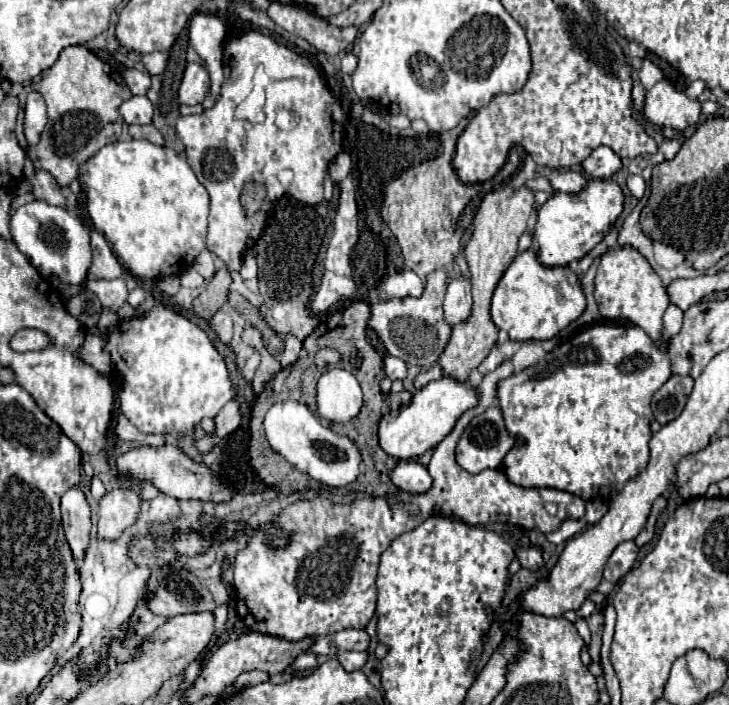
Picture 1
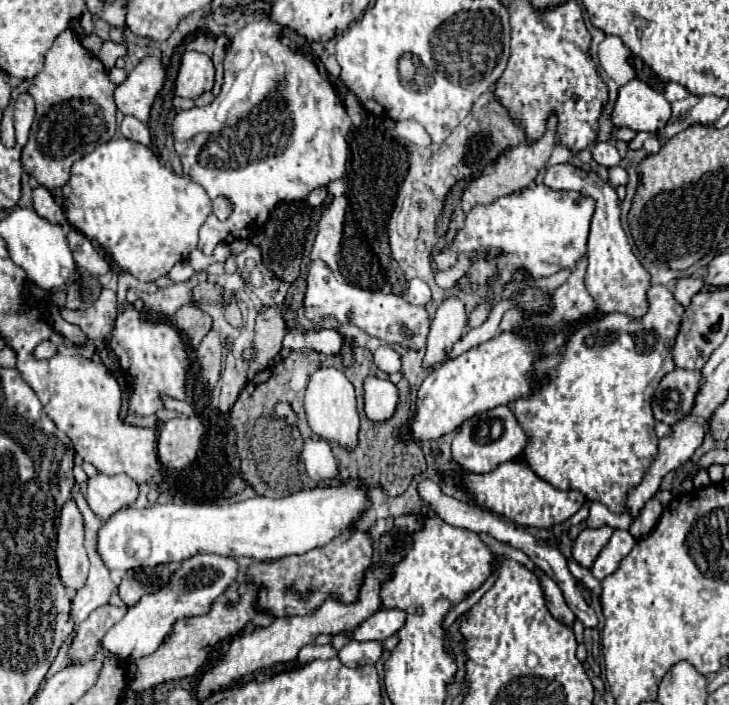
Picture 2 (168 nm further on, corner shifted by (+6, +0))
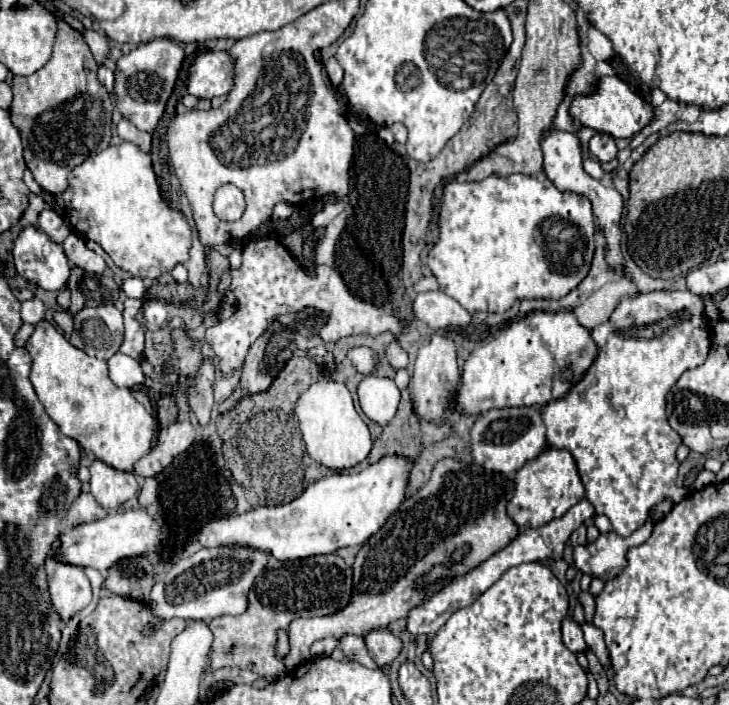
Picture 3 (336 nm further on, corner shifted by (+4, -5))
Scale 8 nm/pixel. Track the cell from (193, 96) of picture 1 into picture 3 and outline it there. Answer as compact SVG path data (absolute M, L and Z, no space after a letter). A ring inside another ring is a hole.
M206 51L200 53L188 79L188 93L200 99L212 99L230 93L234 85L234 57L228 51Z

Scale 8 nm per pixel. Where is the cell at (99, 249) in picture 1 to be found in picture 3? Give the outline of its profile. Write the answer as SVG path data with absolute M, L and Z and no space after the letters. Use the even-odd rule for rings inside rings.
M70 233L66 237L66 241L62 243L62 247L64 247L68 261L72 261L72 265L84 269L86 273L102 273L106 269L104 259L100 255L96 255L92 249L88 249L86 243L78 235Z

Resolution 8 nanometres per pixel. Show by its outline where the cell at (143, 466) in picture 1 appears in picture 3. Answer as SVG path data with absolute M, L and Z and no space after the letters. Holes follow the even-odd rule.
M40 321L36 325L36 331L32 333L32 337L26 343L26 349L30 351L32 361L34 361L30 381L36 389L40 403L44 405L46 413L52 417L52 421L58 423L60 431L64 435L76 439L80 443L80 447L86 453L94 455L96 459L112 465L114 469L132 471L134 463L152 449L152 435L156 429L156 419L144 409L142 403L138 403L132 397L130 389L118 387L110 381L106 361L88 357L82 349L76 349L74 345L70 345L66 341L66 337L62 333L58 333L58 329L54 325L50 325L48 321Z

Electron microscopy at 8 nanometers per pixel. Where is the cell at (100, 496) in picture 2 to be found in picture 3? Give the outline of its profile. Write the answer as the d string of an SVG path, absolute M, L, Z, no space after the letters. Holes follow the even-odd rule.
M92 461L90 465L90 491L96 501L106 509L114 511L132 495L138 493L138 483L134 473L112 469L104 461Z

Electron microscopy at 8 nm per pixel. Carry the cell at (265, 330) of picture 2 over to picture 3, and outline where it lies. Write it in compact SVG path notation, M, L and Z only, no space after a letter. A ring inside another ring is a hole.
M266 331L248 351L248 357L244 361L244 367L242 367L242 377L240 377L240 383L236 385L234 393L218 407L220 413L224 411L230 411L240 399L248 397L248 395L254 395L254 393L262 393L270 387L270 383L274 381L274 377L266 371L262 371L262 357L264 357L264 349L266 349L266 343L270 339L270 331Z

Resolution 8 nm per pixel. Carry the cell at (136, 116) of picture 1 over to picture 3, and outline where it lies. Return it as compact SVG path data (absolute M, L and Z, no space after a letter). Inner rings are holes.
M156 39L150 43L138 45L130 53L122 55L116 61L116 71L114 71L116 107L120 109L122 117L134 123L138 129L152 133L164 113L166 101L172 95L172 89L178 79L178 71L182 67L184 57L186 57L184 49L172 39Z

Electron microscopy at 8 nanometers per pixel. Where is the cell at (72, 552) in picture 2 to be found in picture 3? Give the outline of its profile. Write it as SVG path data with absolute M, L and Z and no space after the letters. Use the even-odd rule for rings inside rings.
M58 541L54 543L54 549L50 551L48 561L44 563L48 593L54 611L60 615L62 621L68 621L74 613L78 613L92 601L92 589L82 567L64 565L54 559L56 549L58 549Z

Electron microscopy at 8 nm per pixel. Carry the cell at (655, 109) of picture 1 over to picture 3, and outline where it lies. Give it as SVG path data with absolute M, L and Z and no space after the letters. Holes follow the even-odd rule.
M598 77L594 91L576 95L570 103L570 117L594 131L610 133L612 137L632 137L652 119L652 105L644 103L620 77Z

